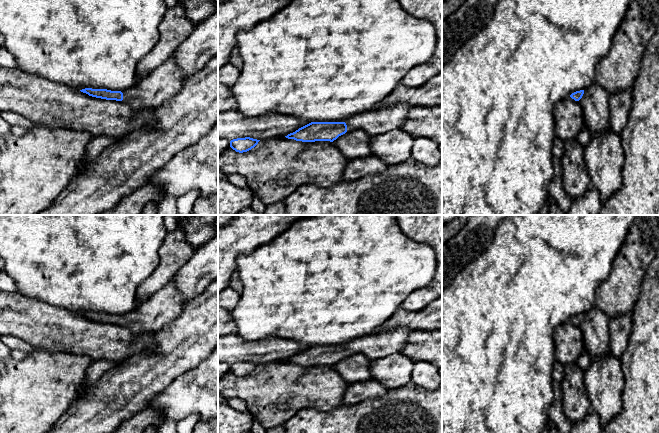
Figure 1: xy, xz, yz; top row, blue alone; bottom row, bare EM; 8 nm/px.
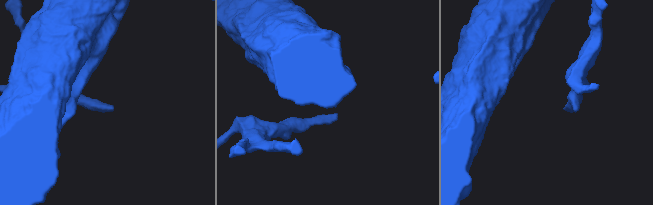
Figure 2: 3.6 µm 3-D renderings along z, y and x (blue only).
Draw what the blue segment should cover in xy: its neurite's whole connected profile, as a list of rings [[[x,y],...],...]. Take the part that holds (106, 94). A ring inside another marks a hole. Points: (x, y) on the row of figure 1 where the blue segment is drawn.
[[[174,52],[162,65],[123,92],[92,88],[80,91],[96,98],[123,100],[134,111],[142,111],[159,107],[180,92],[183,83],[183,72],[176,63]]]

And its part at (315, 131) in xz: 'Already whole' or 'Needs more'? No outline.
Needs more

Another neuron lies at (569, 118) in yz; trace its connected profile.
[[[571,97],[557,102],[553,109],[555,136],[562,141],[577,137],[584,123],[584,113],[579,101]]]

